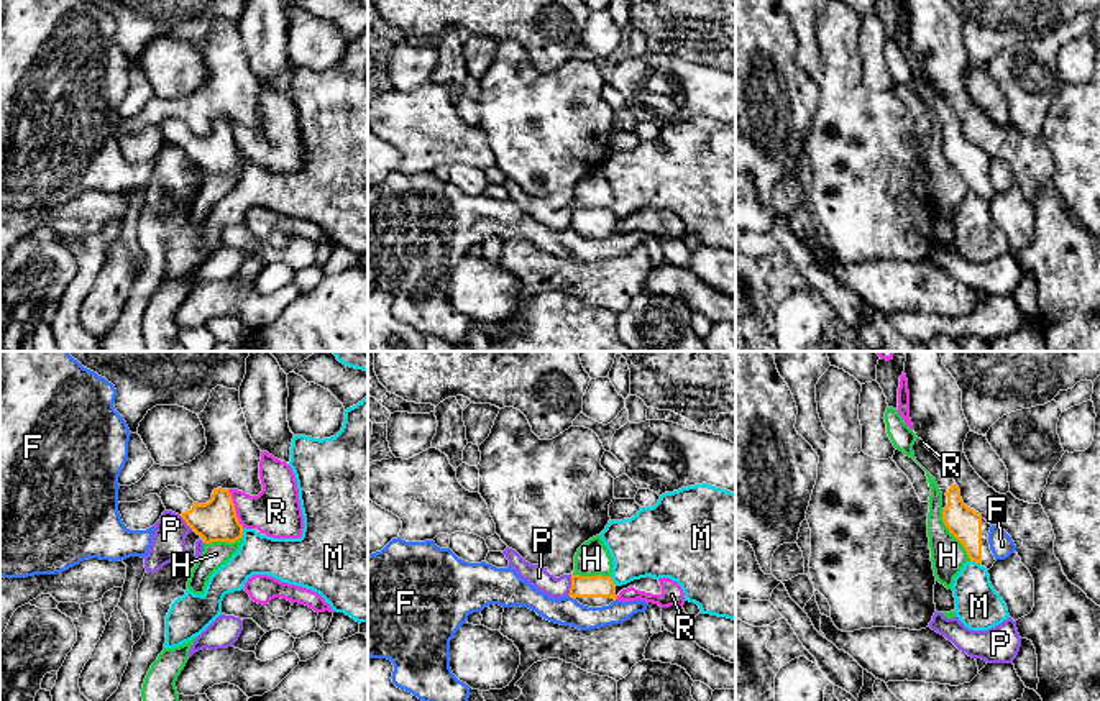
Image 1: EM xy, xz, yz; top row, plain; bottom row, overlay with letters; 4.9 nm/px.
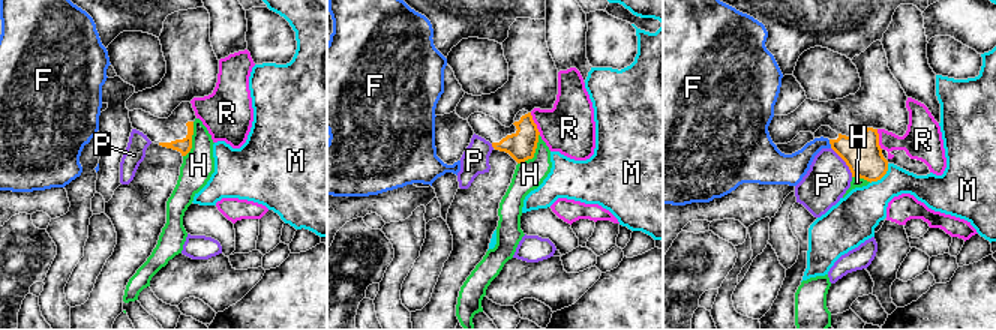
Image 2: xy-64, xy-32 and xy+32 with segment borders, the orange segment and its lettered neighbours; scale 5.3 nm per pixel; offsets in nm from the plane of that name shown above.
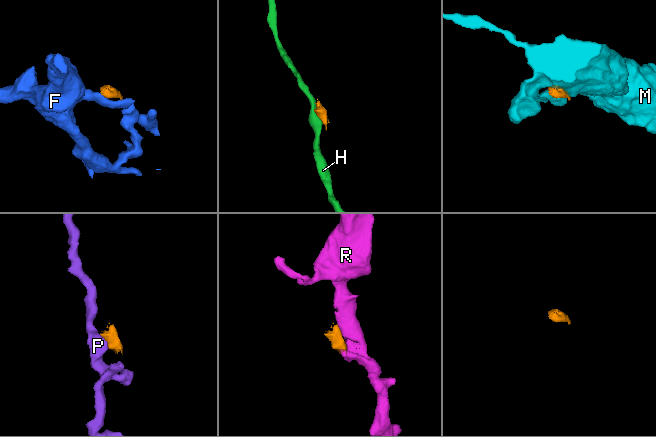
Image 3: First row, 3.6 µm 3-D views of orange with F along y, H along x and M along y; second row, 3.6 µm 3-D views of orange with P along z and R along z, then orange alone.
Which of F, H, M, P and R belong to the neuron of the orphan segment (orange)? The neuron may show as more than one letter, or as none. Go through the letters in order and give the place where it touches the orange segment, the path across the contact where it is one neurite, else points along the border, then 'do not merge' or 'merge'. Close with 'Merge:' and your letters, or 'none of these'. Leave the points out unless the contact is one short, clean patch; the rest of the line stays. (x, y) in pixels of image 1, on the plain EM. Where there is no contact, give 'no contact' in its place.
F: meets orange in xz at (572, 229); do not merge
H: meets orange in yz at (953, 166); border along yz (943, 142), (944, 158), (971, 192); do not merge
M: meets orange in yz at (976, 194); border along yz (971, 192), (980, 197); do not merge
P: meets orange in xz at (572, 219); border along xz (572, 209), (572, 219), (567, 227); do not merge
R: meets orange in xy at (233, 140); do not merge
Merge: none of these

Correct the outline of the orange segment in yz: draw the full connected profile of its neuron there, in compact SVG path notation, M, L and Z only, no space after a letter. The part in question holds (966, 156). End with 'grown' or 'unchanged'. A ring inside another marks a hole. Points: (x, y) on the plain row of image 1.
M921 71L913 77L916 94L936 112L942 125L942 153L949 164L962 176L970 194L987 202L997 194L988 176L990 156L960 130L960 121L942 94L929 84Z; grown

